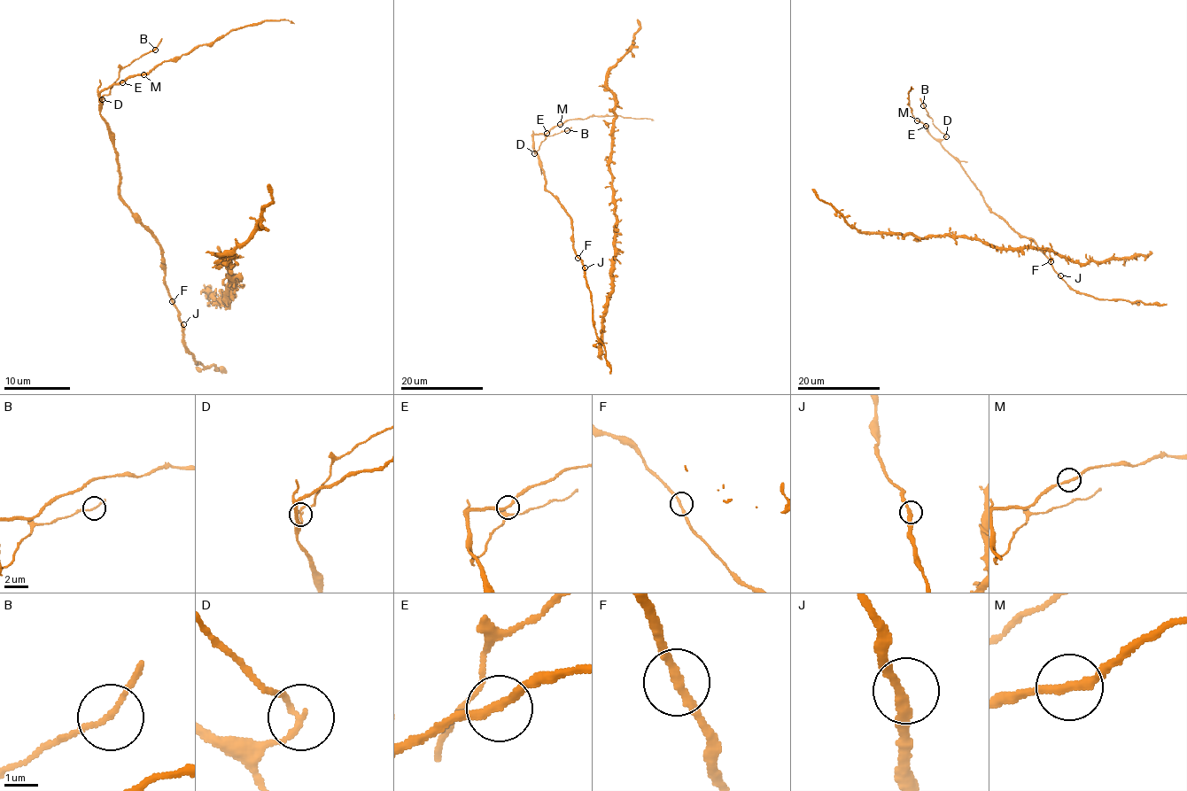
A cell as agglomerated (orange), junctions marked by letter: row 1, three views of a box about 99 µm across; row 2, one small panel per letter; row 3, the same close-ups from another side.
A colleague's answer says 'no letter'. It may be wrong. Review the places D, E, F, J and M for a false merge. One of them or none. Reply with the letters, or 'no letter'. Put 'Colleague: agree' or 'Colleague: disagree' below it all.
D
Colleague: disagree

